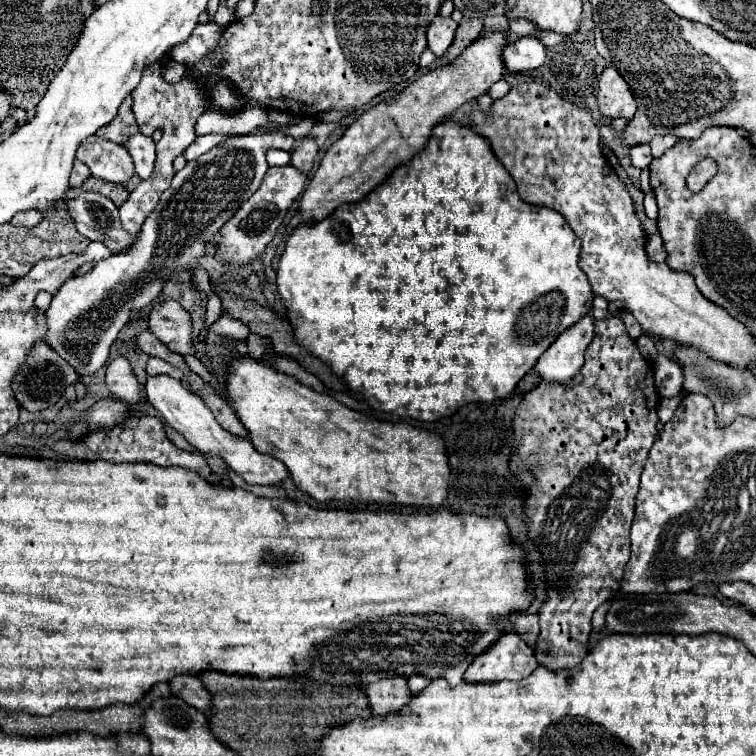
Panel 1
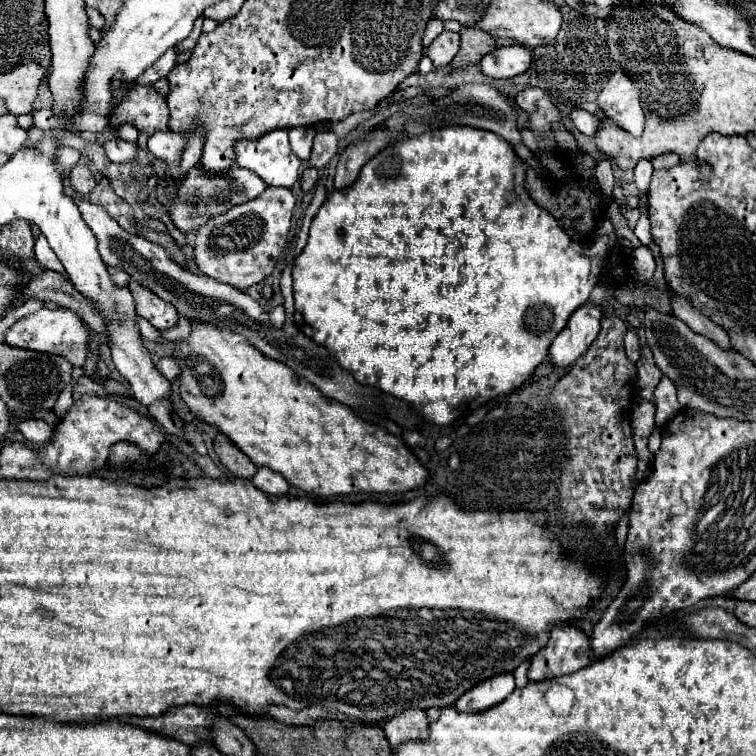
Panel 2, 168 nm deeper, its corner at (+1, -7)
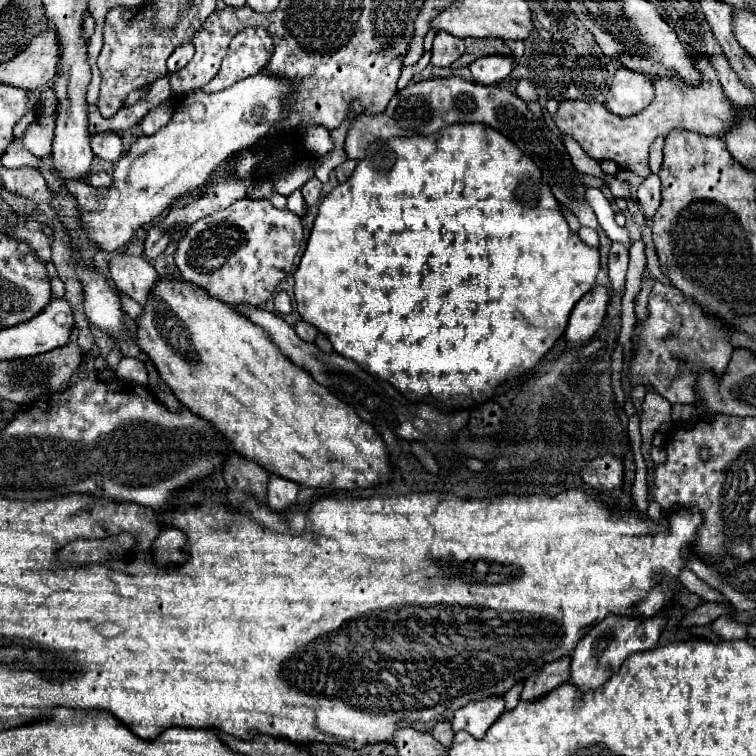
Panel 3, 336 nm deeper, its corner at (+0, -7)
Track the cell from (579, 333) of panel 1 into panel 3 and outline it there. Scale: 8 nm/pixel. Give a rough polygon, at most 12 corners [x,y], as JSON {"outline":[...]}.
{"outline":[[594,286],[572,310],[564,334],[586,344],[606,316],[608,290]]}

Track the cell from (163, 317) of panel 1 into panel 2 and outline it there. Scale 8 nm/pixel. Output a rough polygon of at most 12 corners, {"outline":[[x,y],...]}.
{"outline":[[129,278],[137,314],[157,330],[179,320],[173,304]]}

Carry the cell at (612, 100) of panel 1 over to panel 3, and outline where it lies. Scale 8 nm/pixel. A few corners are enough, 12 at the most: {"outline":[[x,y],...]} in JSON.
{"outline":[[620,68],[606,96],[616,116],[654,100],[652,80]]}

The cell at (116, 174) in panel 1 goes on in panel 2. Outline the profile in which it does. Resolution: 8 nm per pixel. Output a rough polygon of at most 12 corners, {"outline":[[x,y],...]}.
{"outline":[[67,146],[57,150],[57,164],[71,170],[79,162],[79,152]]}

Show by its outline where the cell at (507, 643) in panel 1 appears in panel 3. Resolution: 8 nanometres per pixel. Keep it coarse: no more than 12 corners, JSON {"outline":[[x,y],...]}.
{"outline":[[504,696],[454,712],[452,730],[482,738],[502,712]]}

